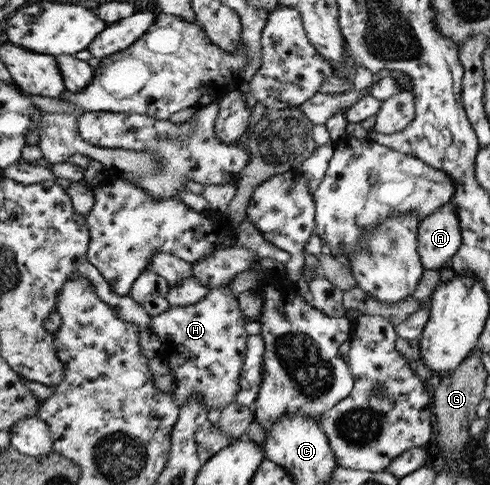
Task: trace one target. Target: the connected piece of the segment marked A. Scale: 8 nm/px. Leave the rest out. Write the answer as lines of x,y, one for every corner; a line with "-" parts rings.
447,203
421,220
417,235
421,262
426,269
436,271
446,267
446,261
452,261
460,252
464,240
457,208

